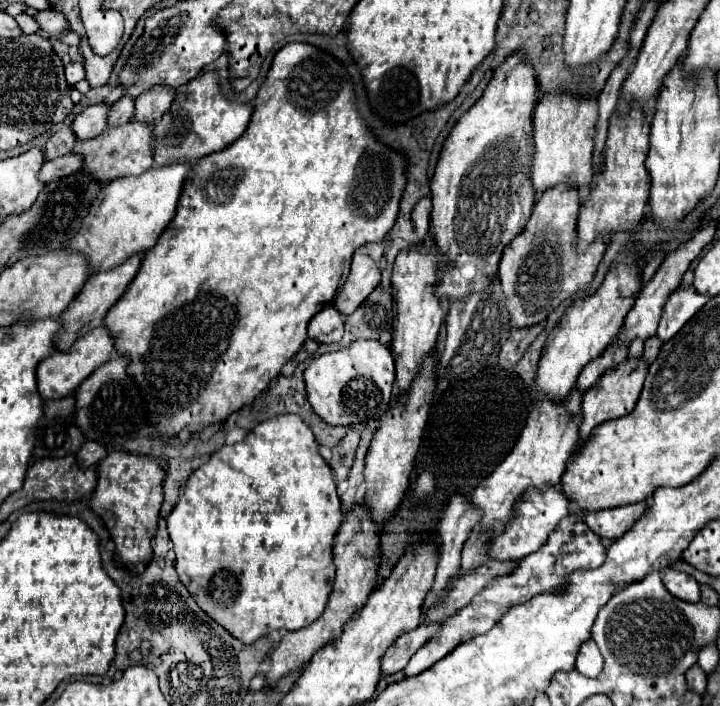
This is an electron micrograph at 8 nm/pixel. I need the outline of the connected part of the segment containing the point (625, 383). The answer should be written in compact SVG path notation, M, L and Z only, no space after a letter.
M626 359L616 369L612 369L612 373L604 373L604 379L600 379L592 389L588 389L588 393L584 393L584 397L582 397L580 445L590 437L592 429L598 427L600 423L610 421L610 419L618 419L618 417L628 415L628 413L634 411L636 401L638 401L640 391L642 391L642 383L644 383L646 373L648 373L648 365L644 365L644 361Z

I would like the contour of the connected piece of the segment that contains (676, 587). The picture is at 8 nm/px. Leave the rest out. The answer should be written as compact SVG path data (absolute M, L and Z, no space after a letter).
M668 569L668 573L662 573L662 583L678 599L684 599L688 603L700 601L700 585L696 583L694 577L690 577L684 571Z

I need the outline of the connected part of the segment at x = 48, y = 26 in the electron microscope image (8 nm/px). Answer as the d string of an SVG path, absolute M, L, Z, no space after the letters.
M46 9L46 11L40 11L36 15L36 21L40 23L40 27L48 33L48 35L62 35L64 31L68 31L68 19L64 17L64 13L60 11L54 11L54 9Z

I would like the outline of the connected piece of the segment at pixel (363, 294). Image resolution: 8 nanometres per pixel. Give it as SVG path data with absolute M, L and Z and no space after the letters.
M362 249L354 253L350 275L334 299L334 307L342 315L350 315L380 283L380 269Z

